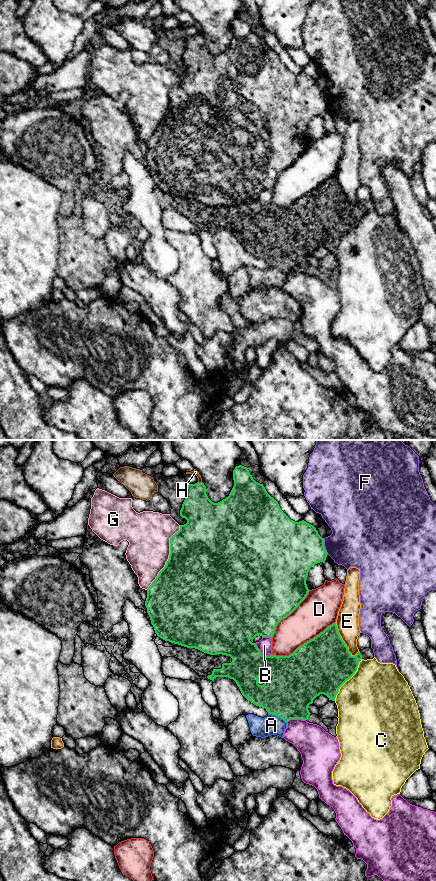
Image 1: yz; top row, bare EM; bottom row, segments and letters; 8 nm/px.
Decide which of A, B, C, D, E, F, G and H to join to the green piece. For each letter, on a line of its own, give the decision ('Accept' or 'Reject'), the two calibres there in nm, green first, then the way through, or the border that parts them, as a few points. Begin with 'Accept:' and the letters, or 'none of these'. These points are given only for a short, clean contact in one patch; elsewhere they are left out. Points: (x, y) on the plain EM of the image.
Accept: none of these
A: Reject. Thickness 420 nm (green) against 160 nm
B: Reject. Thickness 320 nm (green) against 110 nm
C: Reject. Thickness 460 nm (green) against 500 nm
D: Reject. Thickness 460 nm (green) against 300 nm
E: Reject. Thickness 460 nm (green) against 180 nm
F: Reject. Thickness 420 nm (green) against 380 nm. Boundary: yz (323, 90), (323, 98), (327, 106)
G: Reject. Thickness 500 nm (green) against 340 nm
H: Reject. Thickness 260 nm (green) against 50 nm

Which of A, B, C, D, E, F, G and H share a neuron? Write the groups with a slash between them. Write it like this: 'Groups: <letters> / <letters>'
Groups: A / B / C / D / E / F / G / H

